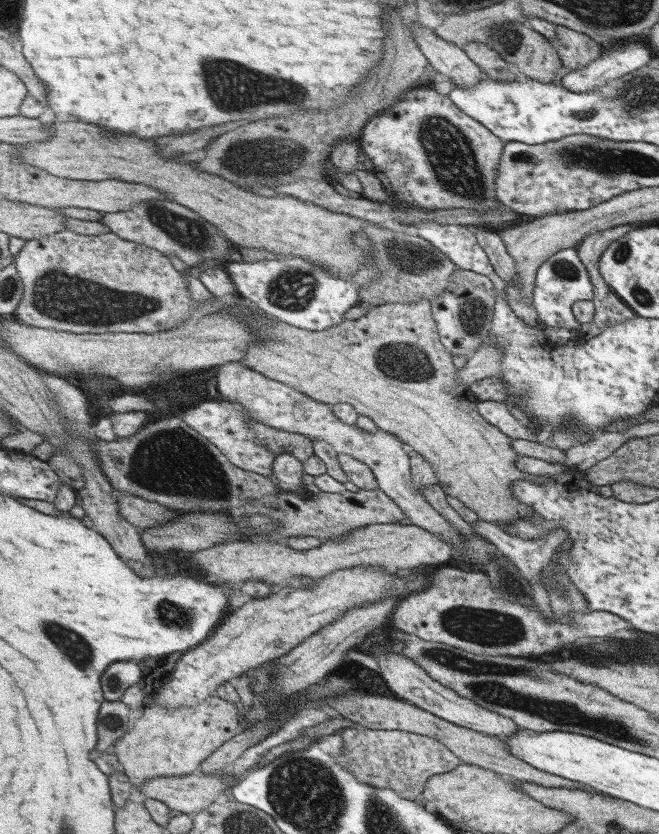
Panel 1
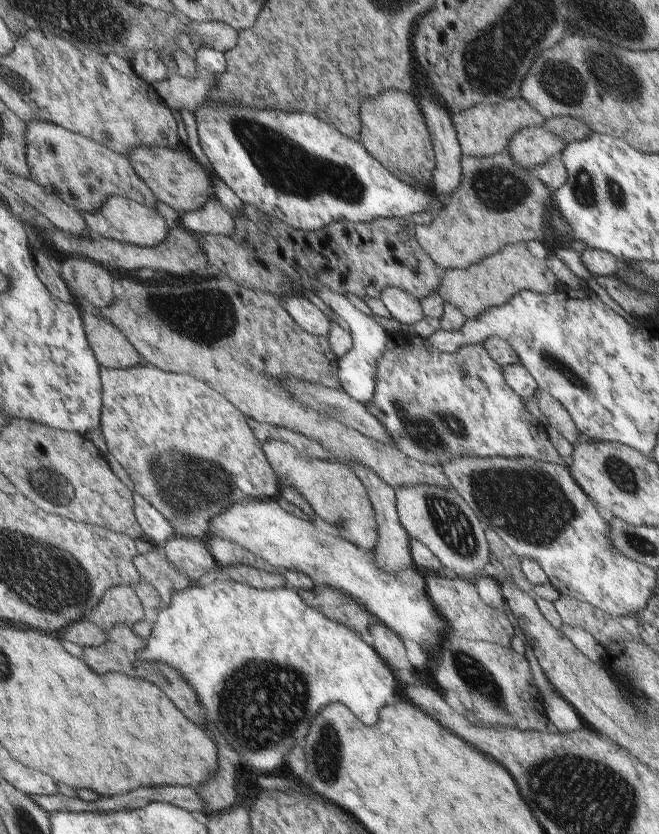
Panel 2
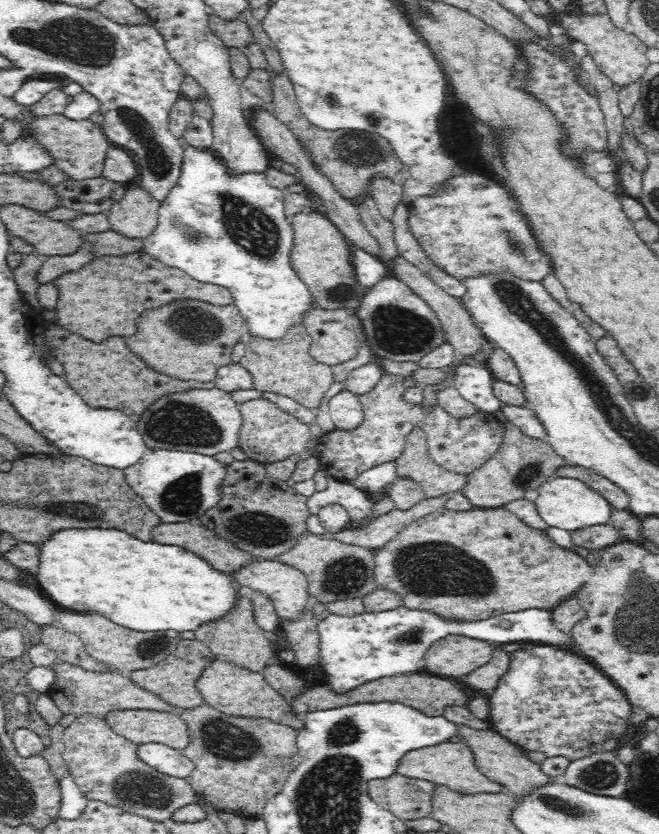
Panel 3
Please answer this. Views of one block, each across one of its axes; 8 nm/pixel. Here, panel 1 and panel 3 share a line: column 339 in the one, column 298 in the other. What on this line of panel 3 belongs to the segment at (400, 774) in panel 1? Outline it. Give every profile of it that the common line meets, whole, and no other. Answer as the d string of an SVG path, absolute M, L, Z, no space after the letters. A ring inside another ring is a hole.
M208 704L182 710L180 716L190 732L190 744L182 750L182 754L196 764L194 772L186 780L200 796L200 802L216 808L218 812L262 816L262 808L268 800L266 788L276 790L284 786L286 774L300 762L300 756L294 752L298 732L268 718L228 716Z

